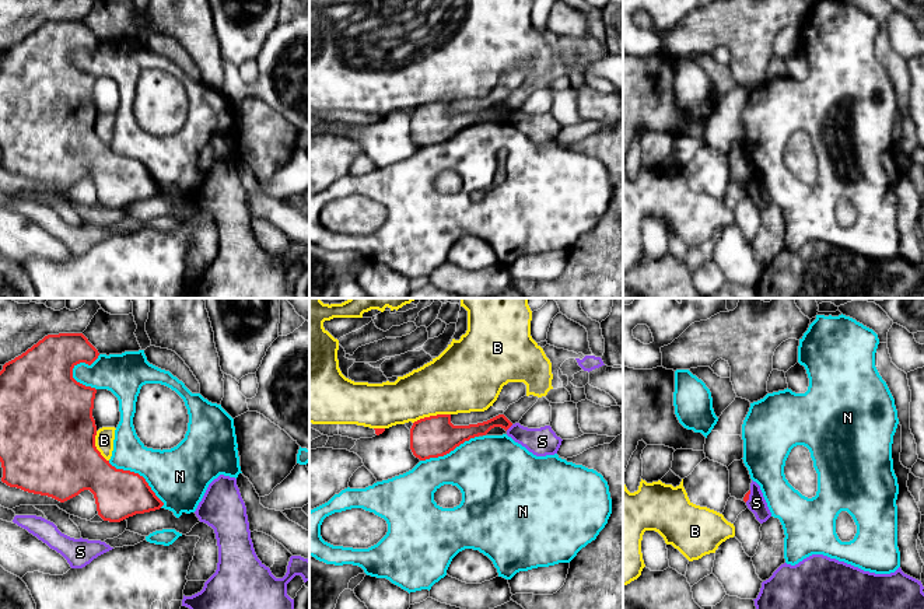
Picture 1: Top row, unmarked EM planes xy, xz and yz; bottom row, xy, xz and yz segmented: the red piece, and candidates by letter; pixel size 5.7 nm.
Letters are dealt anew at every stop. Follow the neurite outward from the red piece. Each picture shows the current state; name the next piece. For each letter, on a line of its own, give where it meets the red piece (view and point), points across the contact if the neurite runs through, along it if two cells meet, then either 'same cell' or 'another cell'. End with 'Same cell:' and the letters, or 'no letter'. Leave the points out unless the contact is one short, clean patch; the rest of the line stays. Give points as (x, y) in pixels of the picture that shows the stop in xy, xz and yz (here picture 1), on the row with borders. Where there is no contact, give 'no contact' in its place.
B: meets red in xz at (431, 416); another cell
N: meets red in xy at (137, 473); another cell
S: meets red in xz at (508, 427); border along xz (513, 424), (506, 430); another cell
Same cell: no letter

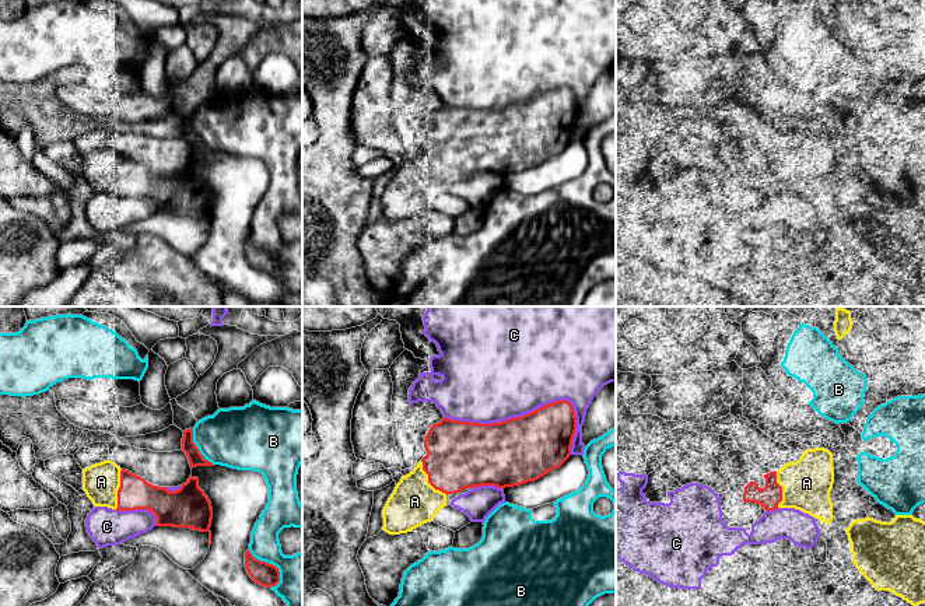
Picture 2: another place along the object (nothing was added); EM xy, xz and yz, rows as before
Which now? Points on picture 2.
A: meets red in xy at (119, 489); same cell
B: meets red in xy at (272, 564); another cell
C: meets red in xz at (521, 417); another cell
Same cell: A

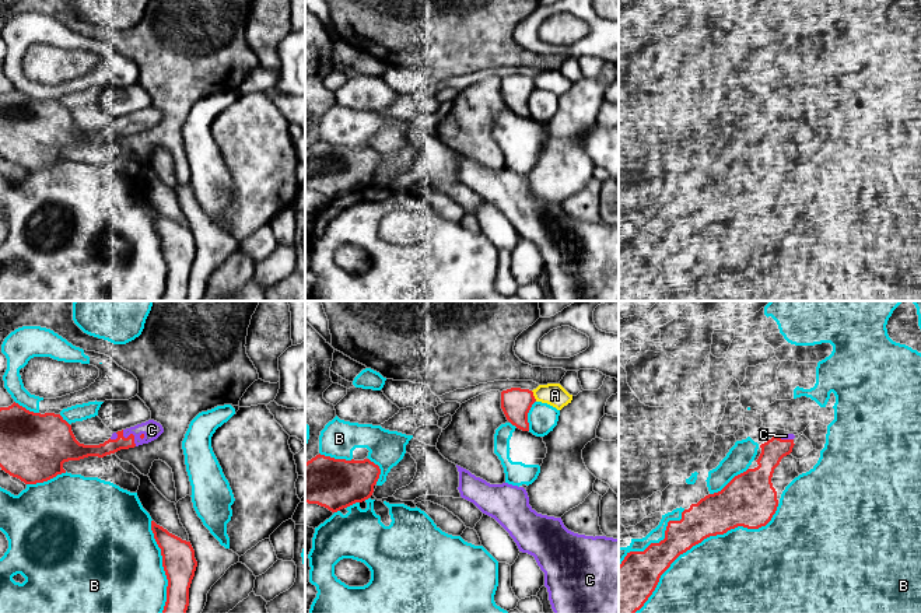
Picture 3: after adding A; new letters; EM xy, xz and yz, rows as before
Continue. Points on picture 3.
A: meets red in xz at (533, 396); another cell
B: meets red in yz at (703, 539); another cell
C: meets red in xy at (130, 434); same cell
Same cell: C

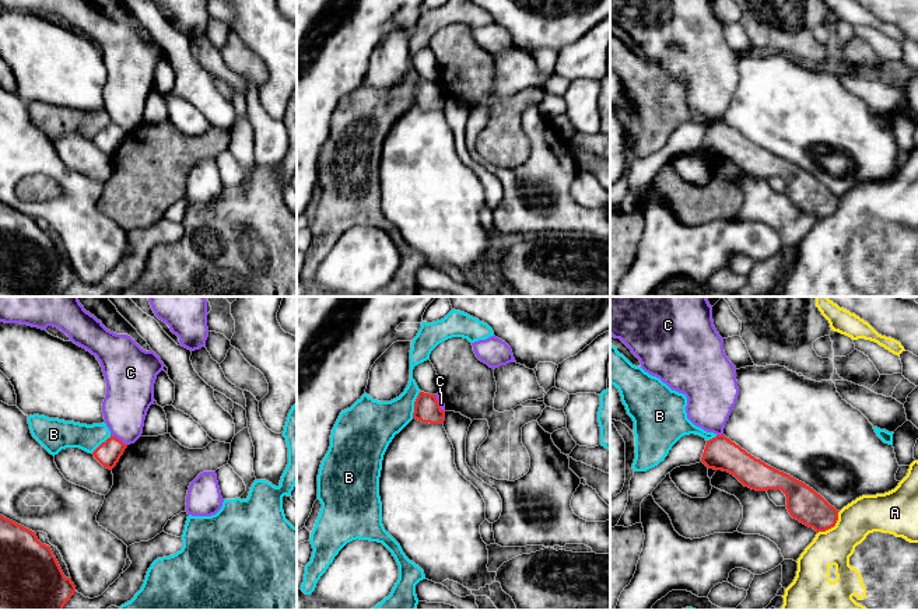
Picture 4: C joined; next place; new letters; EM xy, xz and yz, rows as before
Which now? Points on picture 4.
A: meets red in yz at (833, 526); another cell
B: meets red in xz at (414, 405); another cell
C: meets red in xy at (119, 440); another cell
Same cell: no letter

